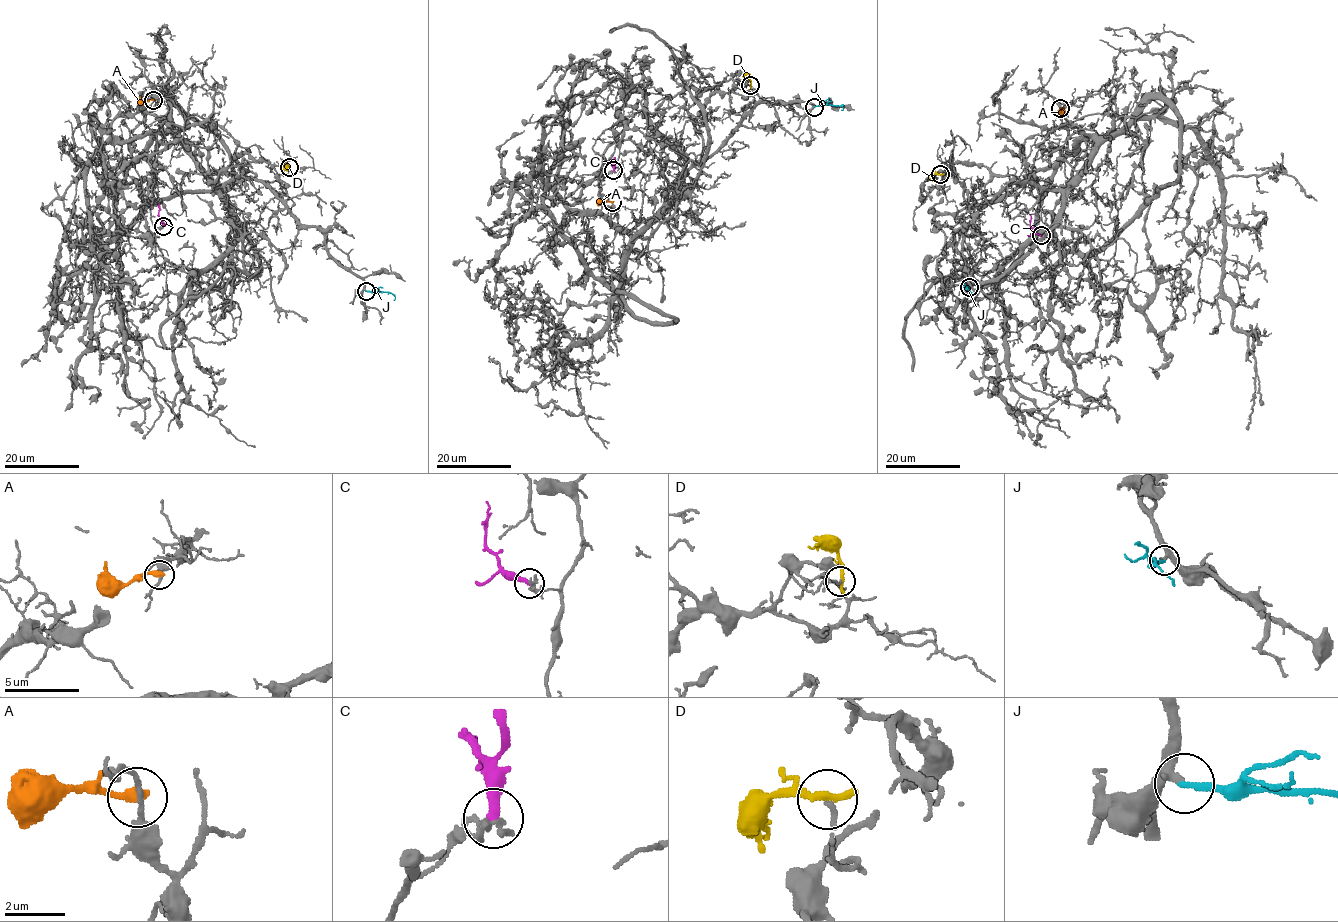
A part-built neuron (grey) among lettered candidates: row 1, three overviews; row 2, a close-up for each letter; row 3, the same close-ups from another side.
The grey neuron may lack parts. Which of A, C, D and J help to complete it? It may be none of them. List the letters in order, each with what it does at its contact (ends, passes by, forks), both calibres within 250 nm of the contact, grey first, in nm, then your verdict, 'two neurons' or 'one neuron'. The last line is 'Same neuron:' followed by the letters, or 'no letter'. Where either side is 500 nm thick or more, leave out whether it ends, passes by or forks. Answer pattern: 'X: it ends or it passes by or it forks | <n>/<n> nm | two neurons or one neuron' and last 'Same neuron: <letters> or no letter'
A: it ends | 150/360 nm | two neurons
C: it ends | 240/340 nm | two neurons
D: it ends | 160/320 nm | two neurons
J: it ends | 240/180 nm | one neuron
Same neuron: J

